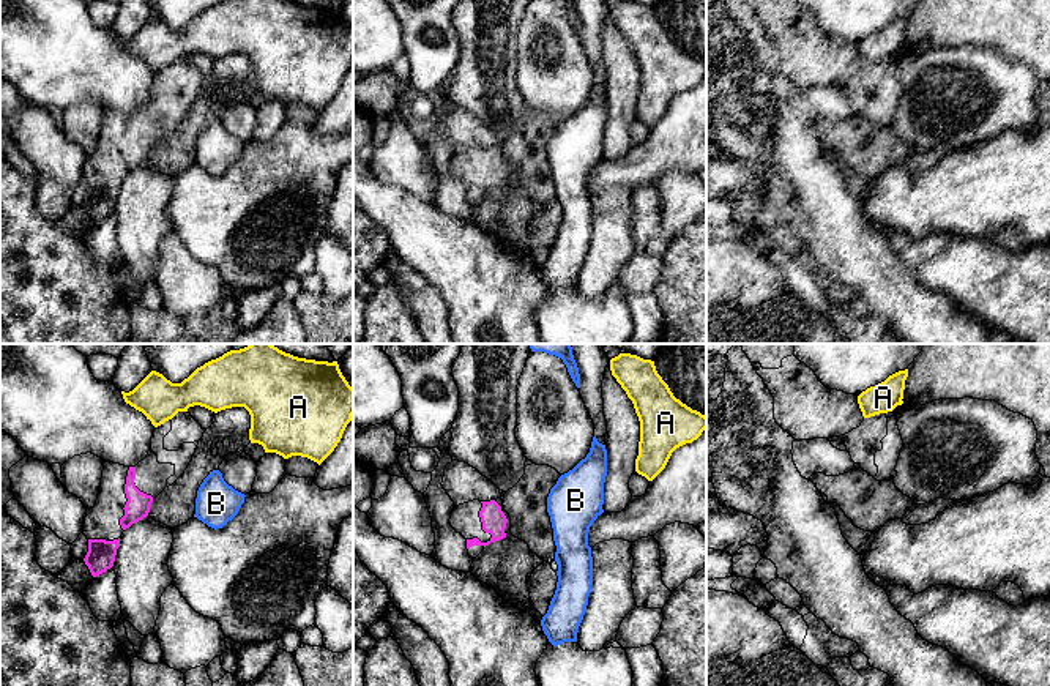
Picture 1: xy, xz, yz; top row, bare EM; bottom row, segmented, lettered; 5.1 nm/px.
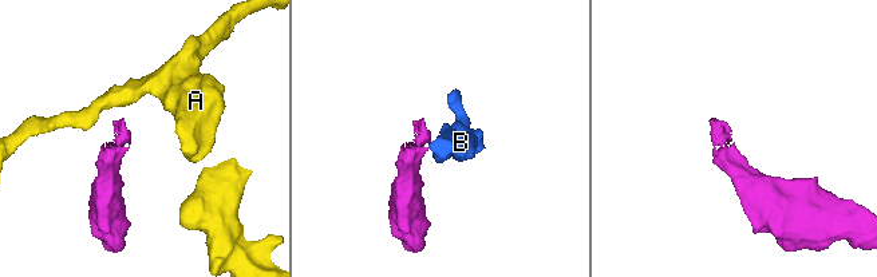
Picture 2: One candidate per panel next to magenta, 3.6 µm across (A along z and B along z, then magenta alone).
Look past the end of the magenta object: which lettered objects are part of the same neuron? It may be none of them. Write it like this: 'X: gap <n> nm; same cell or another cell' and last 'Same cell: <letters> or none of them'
A: gap 240 nm; another cell
B: gap 220 nm; another cell
Same cell: none of them

